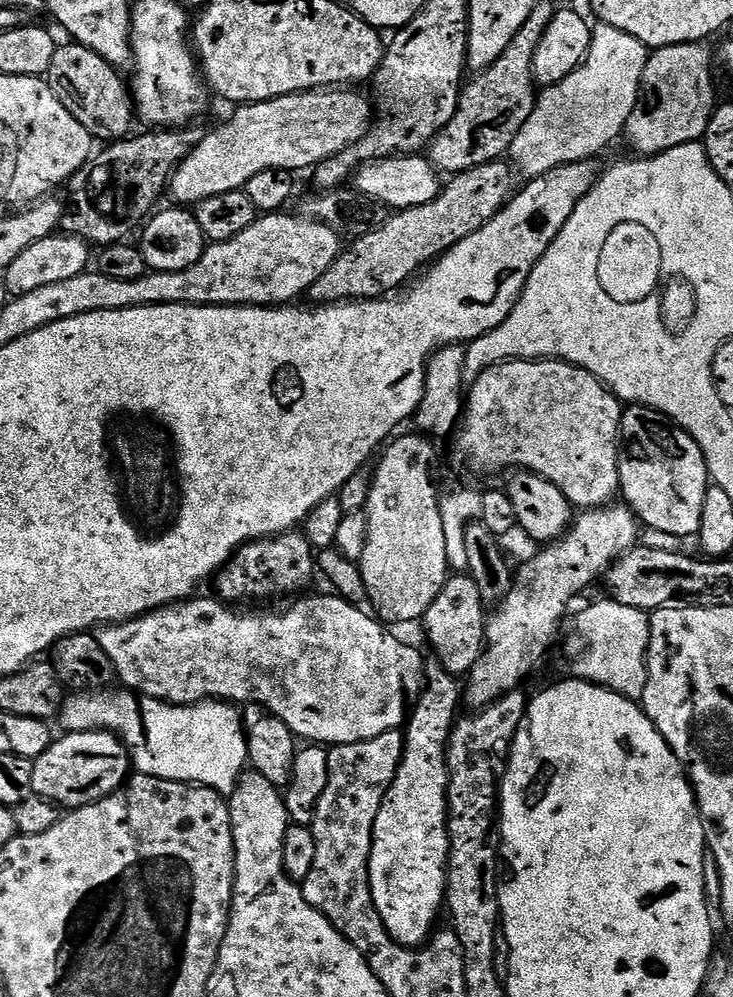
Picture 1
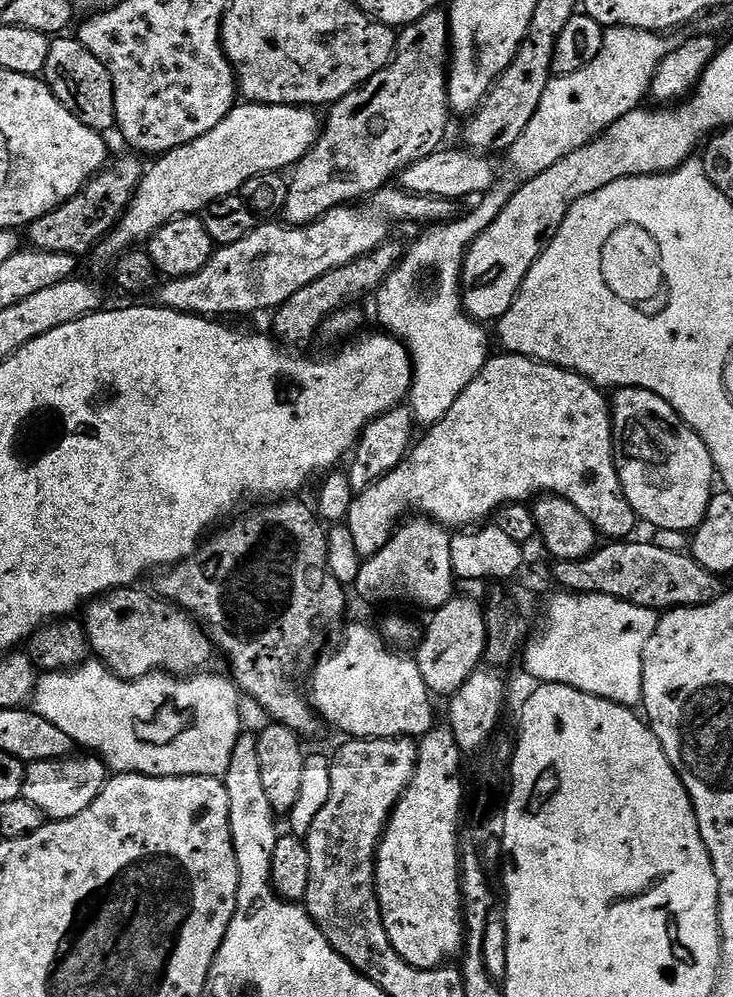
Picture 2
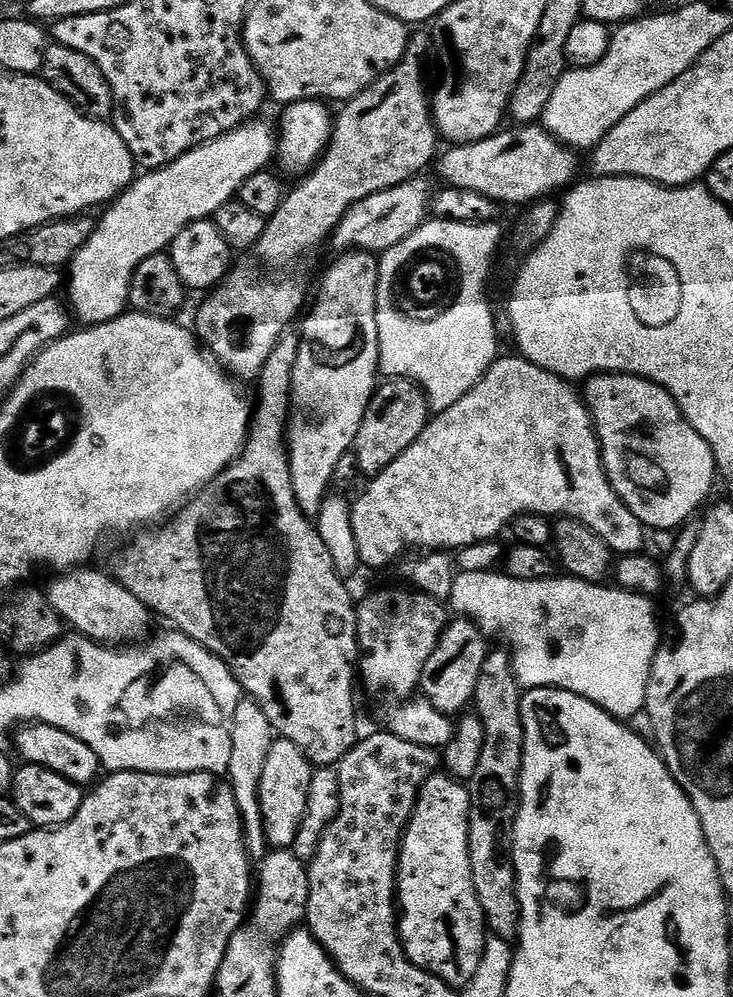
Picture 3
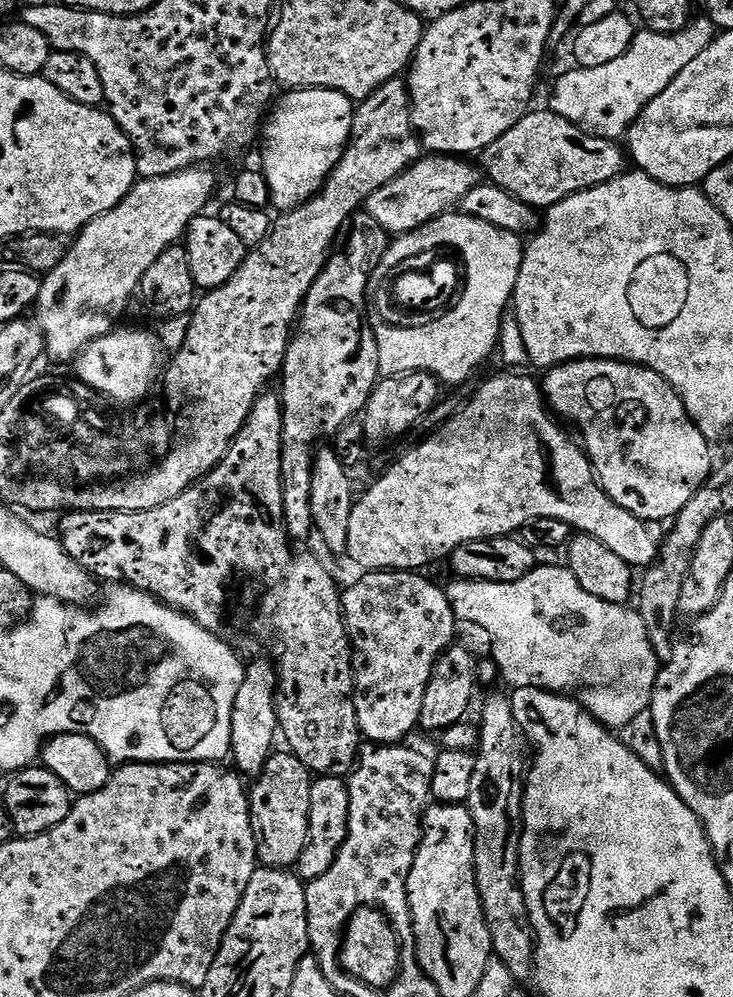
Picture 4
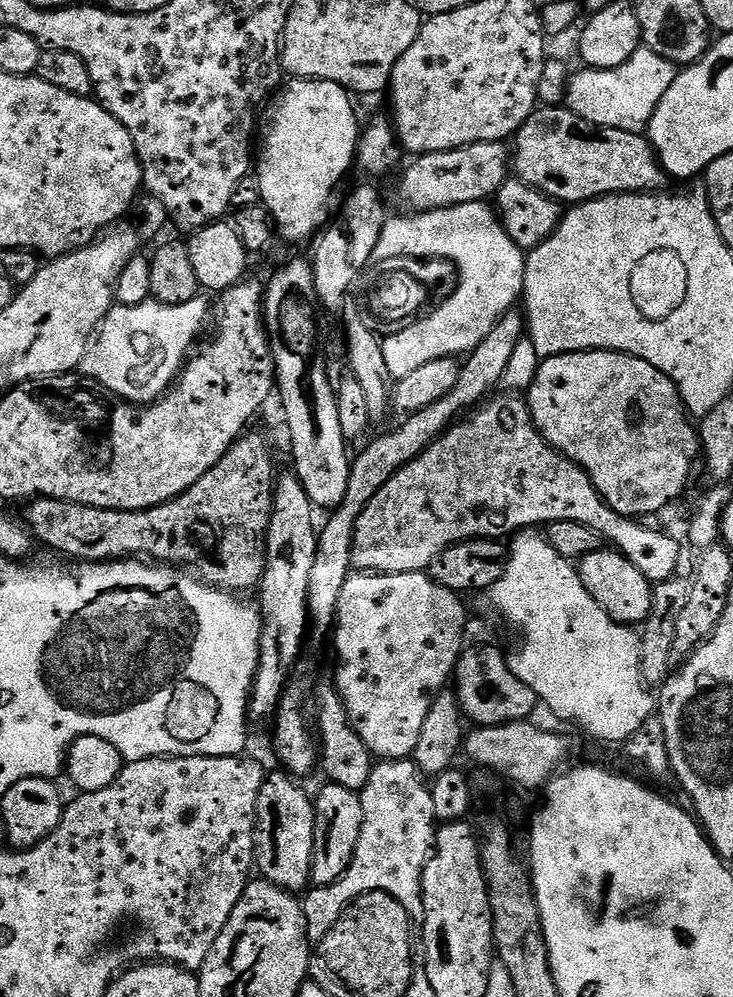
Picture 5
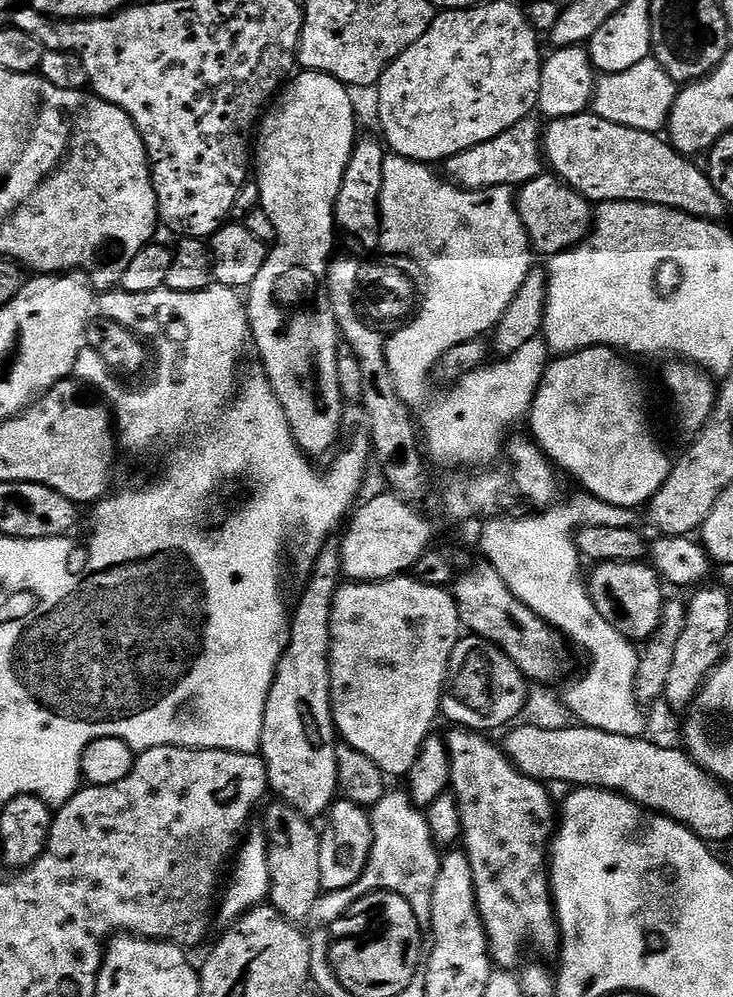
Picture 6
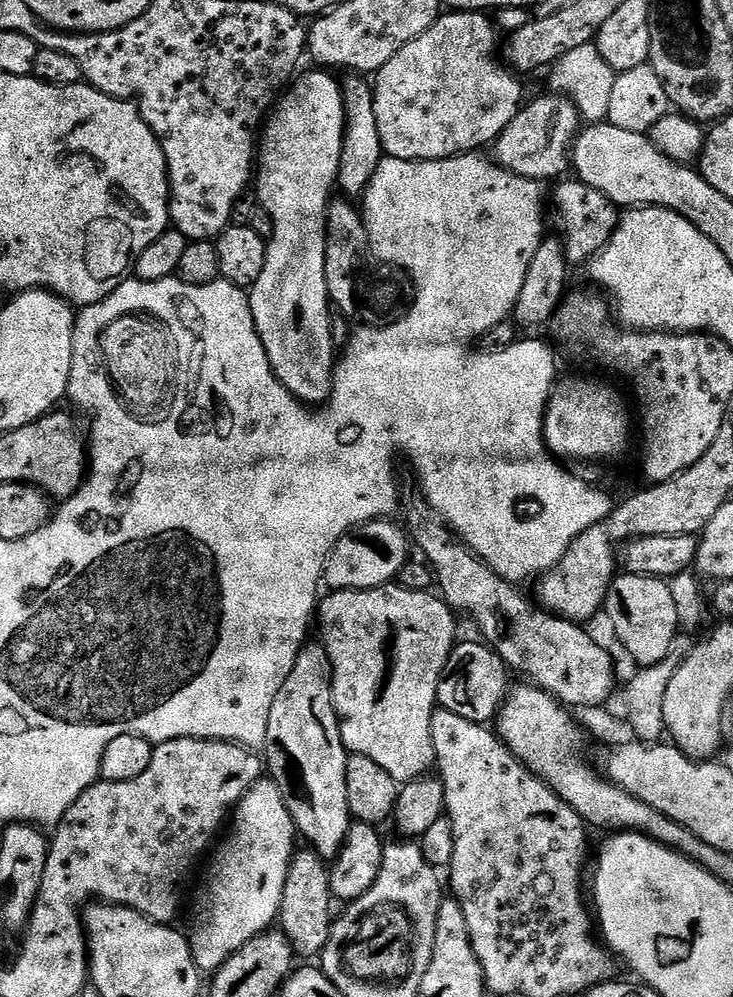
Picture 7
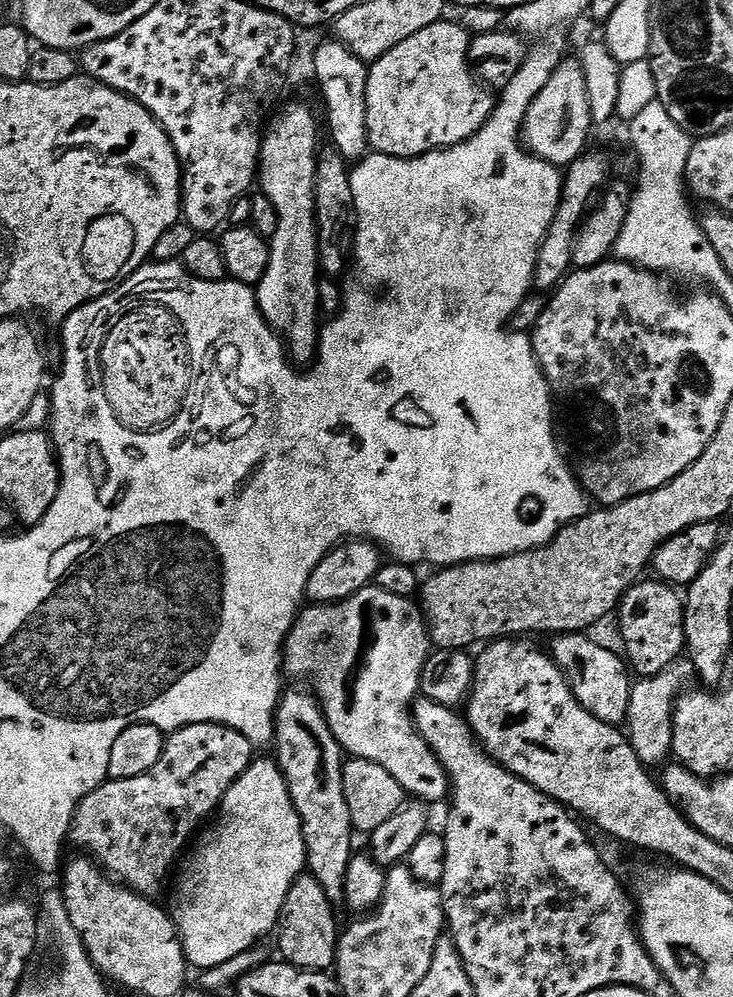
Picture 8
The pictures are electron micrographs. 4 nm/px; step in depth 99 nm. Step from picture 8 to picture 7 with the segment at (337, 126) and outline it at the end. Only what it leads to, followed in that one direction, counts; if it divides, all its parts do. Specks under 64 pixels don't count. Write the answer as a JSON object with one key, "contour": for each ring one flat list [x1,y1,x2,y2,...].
{"contour":[[348,74,342,80,342,93,344,96,344,141,342,142,342,158,338,162,336,184,345,197,363,197,368,189,370,178,374,170,385,159,382,140,378,138,378,120,374,118,374,98,372,97,372,84,363,75]]}

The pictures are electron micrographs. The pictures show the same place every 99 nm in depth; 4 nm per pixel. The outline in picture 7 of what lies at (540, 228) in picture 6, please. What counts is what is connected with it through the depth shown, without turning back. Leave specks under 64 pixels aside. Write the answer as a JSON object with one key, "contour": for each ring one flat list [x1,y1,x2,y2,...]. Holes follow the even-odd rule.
{"contour":[[564,178,550,192,550,216,556,219,559,239,564,245,564,255,569,265,587,265,610,242,618,223,618,208,594,186,586,186,580,179],[561,183,561,184,560,184],[560,184,560,185,559,185],[552,196,552,200,551,200]]}

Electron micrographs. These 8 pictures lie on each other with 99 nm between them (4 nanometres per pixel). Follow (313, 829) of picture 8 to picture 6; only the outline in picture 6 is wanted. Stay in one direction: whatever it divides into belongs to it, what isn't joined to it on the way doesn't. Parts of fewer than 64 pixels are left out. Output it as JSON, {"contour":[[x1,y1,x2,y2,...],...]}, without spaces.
{"contour":[[336,542,325,543,315,557,316,565,312,568,312,577,308,580,308,585,304,588,304,593,300,596,300,602,294,606,294,615,290,620,288,629,288,645,286,650,280,655,280,661,276,667,276,677,270,686,270,694,266,698,266,714,262,718,262,738,260,739,259,755,262,757,266,770,268,771,268,787,274,793,277,792,279,799,285,804,289,804,294,810,298,810,302,815,309,818,320,818,332,807,338,796,340,783,338,782,338,733,336,723,332,720,332,679,330,678,330,650,332,649,332,634,330,624,332,622,332,607,337,590,342,587,340,570,340,545]]}

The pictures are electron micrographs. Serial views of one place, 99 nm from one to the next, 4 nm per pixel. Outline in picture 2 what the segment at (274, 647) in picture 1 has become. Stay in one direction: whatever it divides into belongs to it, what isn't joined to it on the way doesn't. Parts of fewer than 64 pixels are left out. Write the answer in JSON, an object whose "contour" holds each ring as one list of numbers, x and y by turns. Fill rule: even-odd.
{"contour":[[135,587,118,588,97,596,83,609,82,623,84,633,88,635,88,647,94,653,95,659,108,667,115,676,124,680,137,680,148,676,152,672,167,672,173,675,184,676,196,674,212,660,214,645,205,634,203,628,175,604,157,598,155,595,147,596,144,592,136,592],[352,624,346,628,343,629,344,641,337,646,336,652,329,651,321,655,311,669,312,681,308,684,308,692,306,688,306,699,316,715,325,725,333,724,338,731,345,732,345,737,354,740,377,740,391,736,419,738,426,735,434,727,433,701,426,686,426,678,422,678,422,670,418,670,415,659,411,655,399,656,391,652,396,650,389,647,377,629,375,632,364,624]]}

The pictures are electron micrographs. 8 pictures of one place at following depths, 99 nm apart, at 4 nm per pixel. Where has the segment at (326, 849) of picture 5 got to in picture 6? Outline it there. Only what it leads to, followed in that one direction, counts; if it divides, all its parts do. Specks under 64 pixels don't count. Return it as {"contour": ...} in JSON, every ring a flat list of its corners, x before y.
{"contour":[[340,798,333,803,323,817,318,863,322,873,324,892,344,892,359,885,364,879,364,871,370,860,370,850,374,846,374,832,369,809]]}

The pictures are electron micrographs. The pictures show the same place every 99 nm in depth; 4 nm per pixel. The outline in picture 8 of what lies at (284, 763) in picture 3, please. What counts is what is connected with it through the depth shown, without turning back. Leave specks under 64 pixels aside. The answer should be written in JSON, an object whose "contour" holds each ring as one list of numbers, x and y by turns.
{"contour":[[302,874,290,886,280,911,280,952,285,961,293,964,302,972,327,973,336,962,336,945,338,943,338,928,336,932,337,909,326,898,326,890,318,886,318,882,310,874]]}

